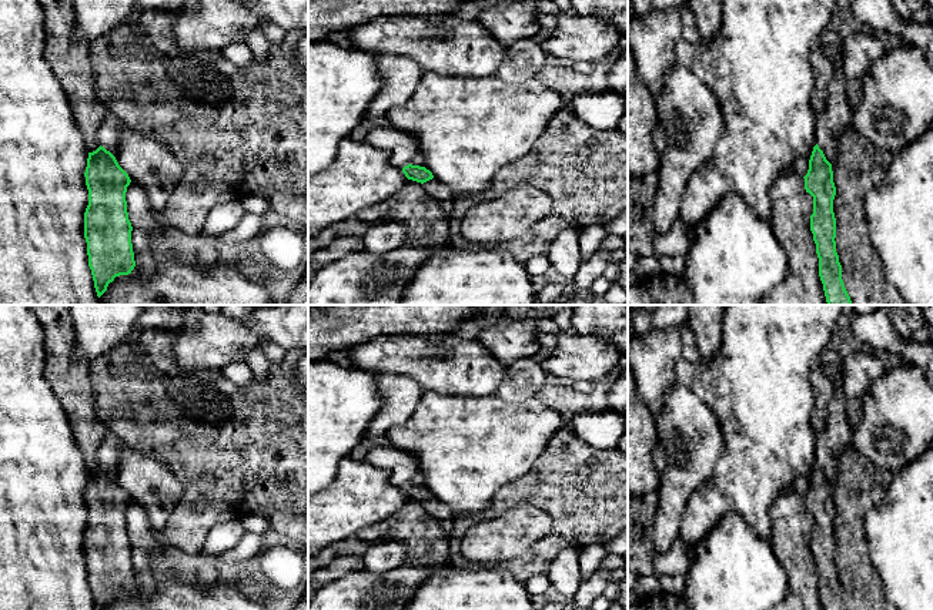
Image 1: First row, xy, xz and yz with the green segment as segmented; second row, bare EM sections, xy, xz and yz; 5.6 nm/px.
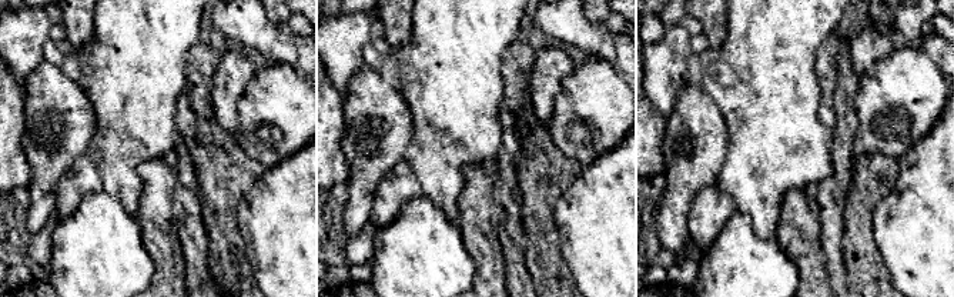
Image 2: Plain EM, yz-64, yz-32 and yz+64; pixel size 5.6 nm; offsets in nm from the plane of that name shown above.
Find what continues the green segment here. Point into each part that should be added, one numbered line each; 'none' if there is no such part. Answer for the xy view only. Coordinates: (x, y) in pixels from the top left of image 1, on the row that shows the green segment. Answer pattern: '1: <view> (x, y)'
1: xy (109, 133)

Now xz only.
1: xz (437, 190)

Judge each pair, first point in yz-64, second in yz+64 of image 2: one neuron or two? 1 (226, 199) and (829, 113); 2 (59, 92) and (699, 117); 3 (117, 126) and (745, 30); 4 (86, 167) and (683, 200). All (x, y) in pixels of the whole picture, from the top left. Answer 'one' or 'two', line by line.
1: two
2: one
3: one
4: two

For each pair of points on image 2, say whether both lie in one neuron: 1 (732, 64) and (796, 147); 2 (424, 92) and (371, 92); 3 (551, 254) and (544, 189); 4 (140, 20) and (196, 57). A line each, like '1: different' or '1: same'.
1: same
2: different
3: same
4: different

